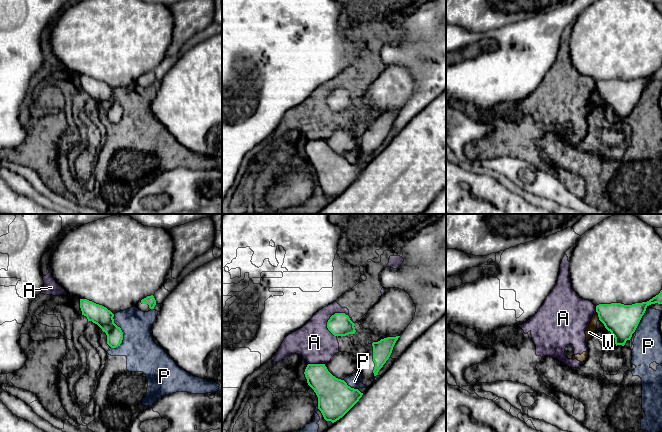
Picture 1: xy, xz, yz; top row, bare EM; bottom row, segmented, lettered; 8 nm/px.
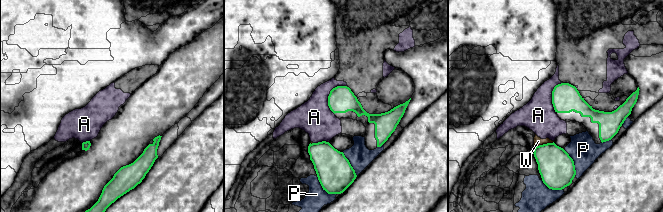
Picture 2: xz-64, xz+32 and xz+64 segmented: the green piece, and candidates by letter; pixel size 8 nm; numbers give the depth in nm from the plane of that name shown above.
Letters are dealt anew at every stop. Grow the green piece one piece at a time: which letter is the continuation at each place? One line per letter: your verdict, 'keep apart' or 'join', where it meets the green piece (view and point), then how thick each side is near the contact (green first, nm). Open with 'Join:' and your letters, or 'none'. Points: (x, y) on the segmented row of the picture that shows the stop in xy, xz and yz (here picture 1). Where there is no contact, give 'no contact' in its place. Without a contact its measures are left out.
Join: none
A: keep apart; contact xz (328, 321); calibres 190 and 300 nm
P: keep apart; contact xy (122, 336); calibres 160 and 280 nm
W: keep apart; contact yz (598, 316); calibres 260 and 70 nm

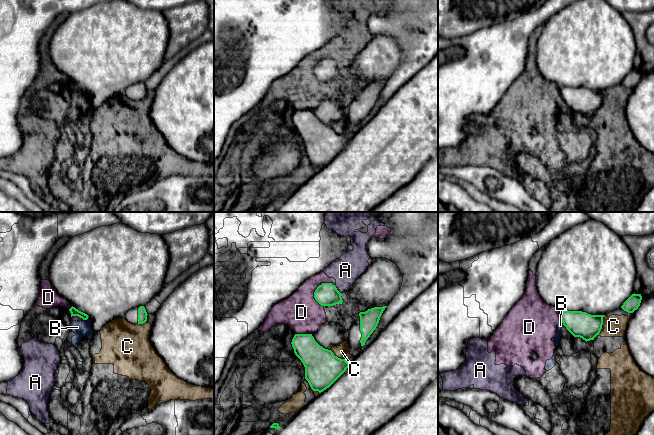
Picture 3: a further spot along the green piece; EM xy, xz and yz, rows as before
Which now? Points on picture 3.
Join: none
A: keep apart; no contact
B: keep apart; contact yz (562, 322); calibres 200 and 50 nm
C: keep apart; contact yz (602, 324); calibres 200 and 180 nm
D: keep apart; contact xz (315, 291); calibres 190 and 300 nm

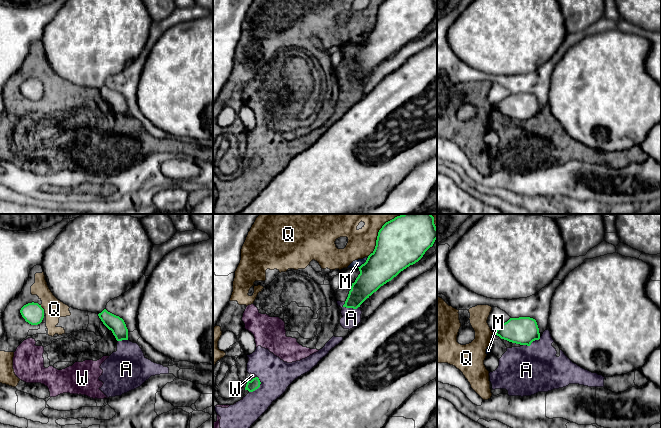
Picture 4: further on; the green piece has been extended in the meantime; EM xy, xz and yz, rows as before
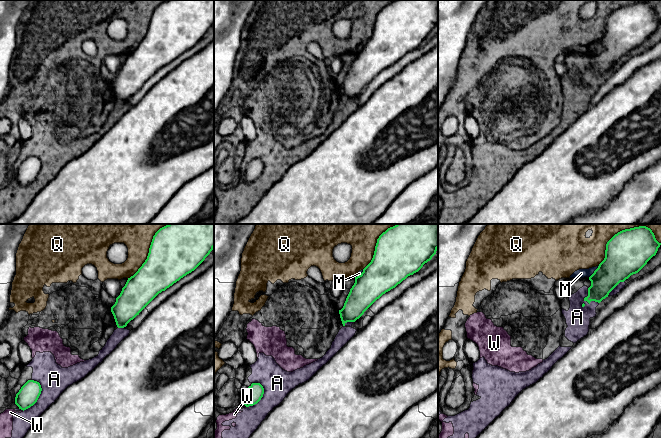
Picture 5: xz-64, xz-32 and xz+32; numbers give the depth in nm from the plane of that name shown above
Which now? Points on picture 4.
Join: none
A: keep apart; contact xz (351, 307); calibres 190 and 150 nm
M: keep apart; contact xz (364, 263); calibres 320 and 60 nm
Q: keep apart; contact xz (379, 230); calibres 400 and 220 nm
W: keep apart; contact xz (255, 377); calibres 90 and 30 nm

